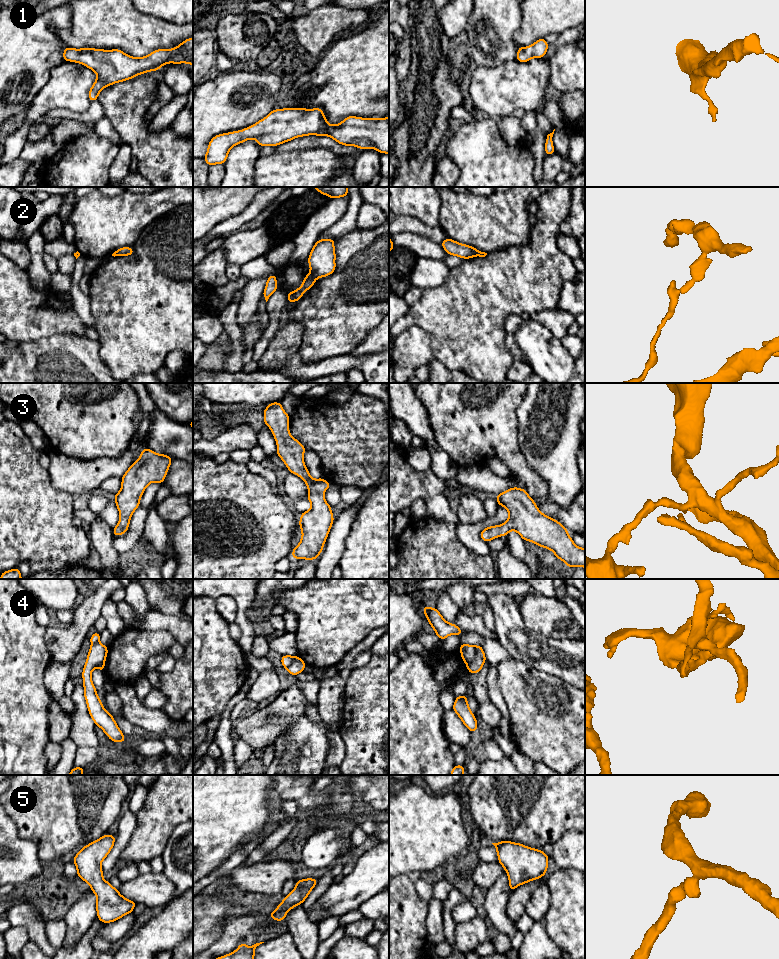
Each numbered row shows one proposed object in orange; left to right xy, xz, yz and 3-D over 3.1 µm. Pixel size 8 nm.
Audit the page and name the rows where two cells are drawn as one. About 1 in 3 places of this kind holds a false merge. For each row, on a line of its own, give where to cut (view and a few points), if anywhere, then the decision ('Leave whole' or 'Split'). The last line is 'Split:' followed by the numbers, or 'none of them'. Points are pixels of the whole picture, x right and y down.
1: No split. Leave whole
2: Split along xz (310, 272), (316, 278). Split
3: No split. Leave whole
4: Split along yz (475, 646), (475, 657), (467, 664). Split
5: No split. Leave whole
Split: 2, 4

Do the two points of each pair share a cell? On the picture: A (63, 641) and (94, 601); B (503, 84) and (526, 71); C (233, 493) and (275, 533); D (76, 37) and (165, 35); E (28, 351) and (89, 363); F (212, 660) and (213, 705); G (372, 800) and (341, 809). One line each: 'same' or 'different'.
A: same
B: same
C: same
D: same
E: same
F: same
G: different

